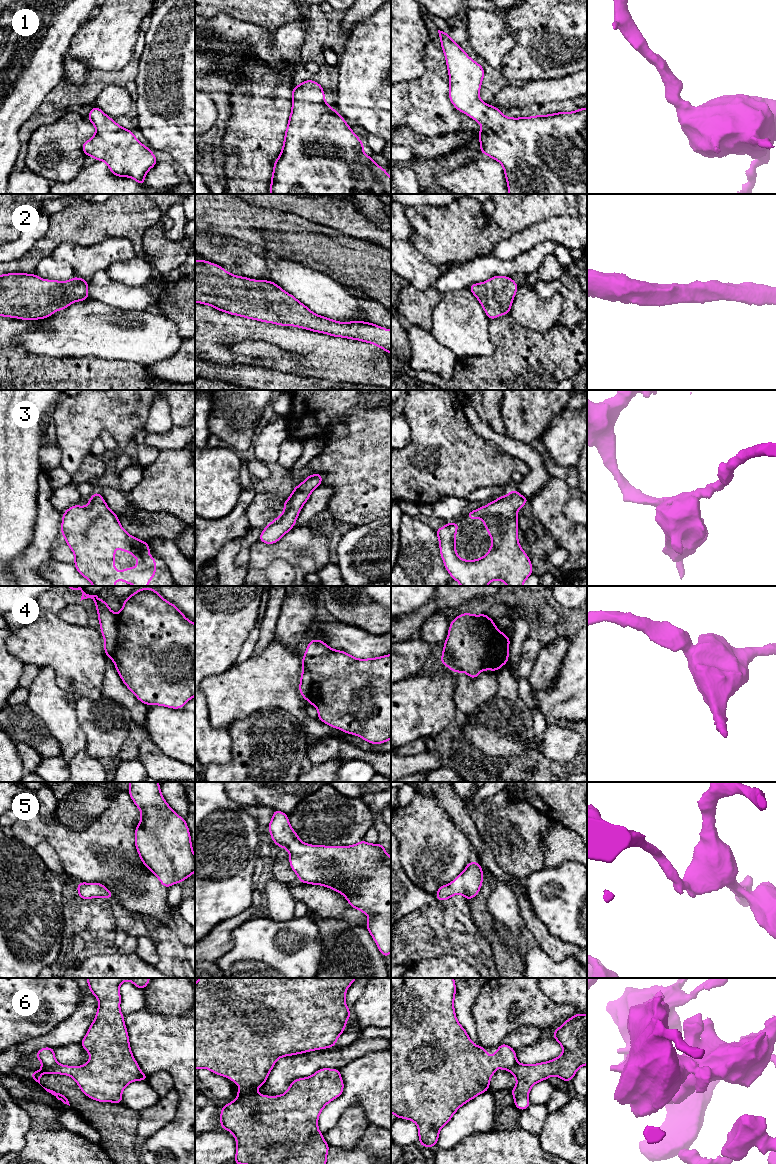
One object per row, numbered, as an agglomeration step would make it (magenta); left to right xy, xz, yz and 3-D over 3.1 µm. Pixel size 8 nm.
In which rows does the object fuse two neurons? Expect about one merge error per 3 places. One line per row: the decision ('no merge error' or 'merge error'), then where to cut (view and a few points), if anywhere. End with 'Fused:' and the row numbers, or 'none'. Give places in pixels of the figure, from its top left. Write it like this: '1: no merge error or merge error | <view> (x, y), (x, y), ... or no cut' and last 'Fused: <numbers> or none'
1: no merge error | no cut
2: no merge error | no cut
3: no merge error | no cut
4: merge error | yz (477, 616), (478, 635), (486, 640)
5: no merge error | no cut
6: no merge error | no cut
Fused: 4

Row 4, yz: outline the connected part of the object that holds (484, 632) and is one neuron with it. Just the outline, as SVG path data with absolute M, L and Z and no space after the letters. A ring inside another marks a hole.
M485 613L480 614L478 618L479 618L479 636L483 640L487 640L490 635L489 631L490 618Z

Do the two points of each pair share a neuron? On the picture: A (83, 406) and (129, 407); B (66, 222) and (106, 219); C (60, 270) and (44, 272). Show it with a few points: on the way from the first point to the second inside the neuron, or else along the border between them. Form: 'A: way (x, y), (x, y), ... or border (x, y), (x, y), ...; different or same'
A: way (94, 406), (118, 406); same
B: way (76, 222), (96, 221); same
C: way (56, 270), (48, 270); same

